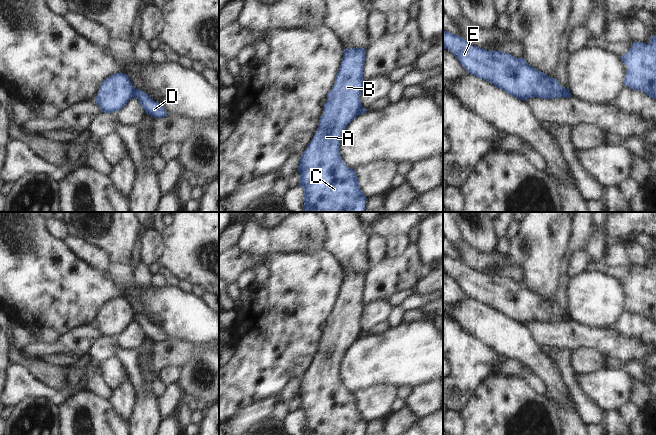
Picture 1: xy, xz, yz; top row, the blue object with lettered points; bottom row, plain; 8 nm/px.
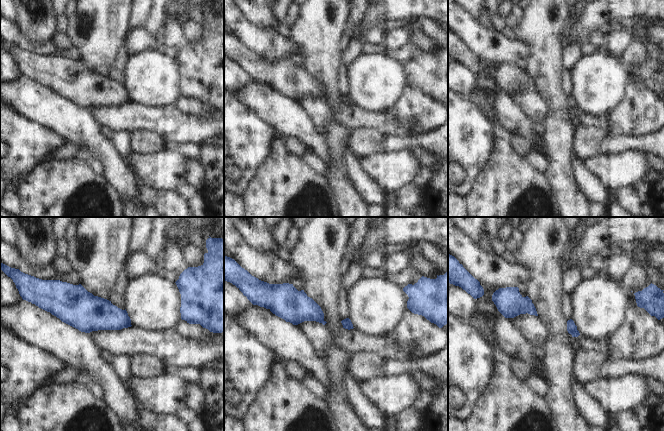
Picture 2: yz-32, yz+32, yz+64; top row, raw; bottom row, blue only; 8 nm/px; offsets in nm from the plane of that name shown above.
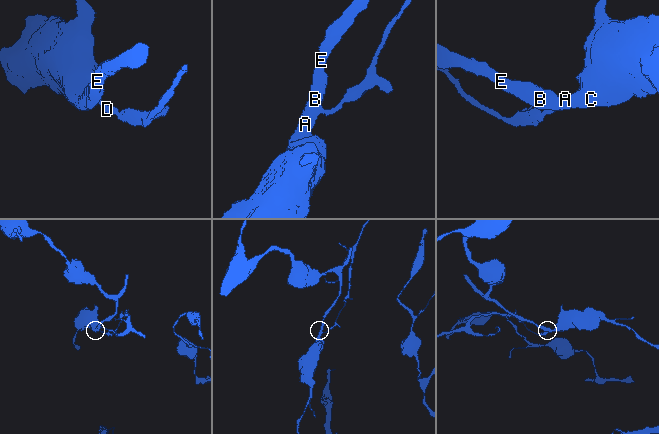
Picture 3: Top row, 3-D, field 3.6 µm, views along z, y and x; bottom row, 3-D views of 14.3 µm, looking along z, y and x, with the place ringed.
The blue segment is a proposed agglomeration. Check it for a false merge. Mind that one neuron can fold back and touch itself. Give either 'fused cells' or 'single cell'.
fused cells

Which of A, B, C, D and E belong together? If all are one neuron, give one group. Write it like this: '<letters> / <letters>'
A B C E / D

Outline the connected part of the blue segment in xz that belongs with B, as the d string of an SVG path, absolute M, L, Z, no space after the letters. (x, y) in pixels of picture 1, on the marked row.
M344 49L335 84L328 92L324 112L312 141L301 155L298 166L299 186L304 191L303 212L364 212L367 198L359 188L354 169L349 169L340 156L340 137L362 107L360 95L364 86L363 68L366 49Z

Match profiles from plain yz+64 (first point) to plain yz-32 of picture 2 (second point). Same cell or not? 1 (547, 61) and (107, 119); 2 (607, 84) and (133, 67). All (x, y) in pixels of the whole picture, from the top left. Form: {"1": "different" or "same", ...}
{"1": "different", "2": "same"}

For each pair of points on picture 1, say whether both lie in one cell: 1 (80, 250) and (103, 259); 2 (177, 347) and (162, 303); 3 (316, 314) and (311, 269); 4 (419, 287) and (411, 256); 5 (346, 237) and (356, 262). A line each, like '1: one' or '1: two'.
1: one
2: two
3: one
4: two
5: one

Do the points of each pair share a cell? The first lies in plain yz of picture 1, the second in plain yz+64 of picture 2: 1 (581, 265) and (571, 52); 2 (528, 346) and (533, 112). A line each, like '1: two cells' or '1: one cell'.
1: one cell
2: two cells

